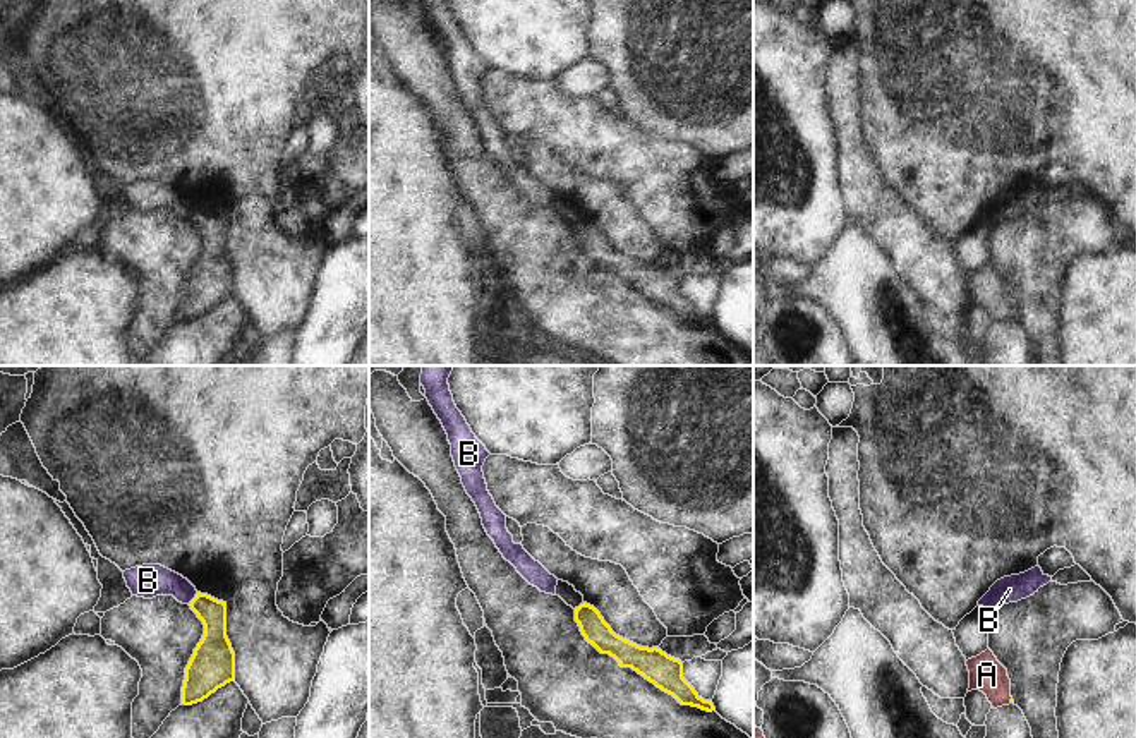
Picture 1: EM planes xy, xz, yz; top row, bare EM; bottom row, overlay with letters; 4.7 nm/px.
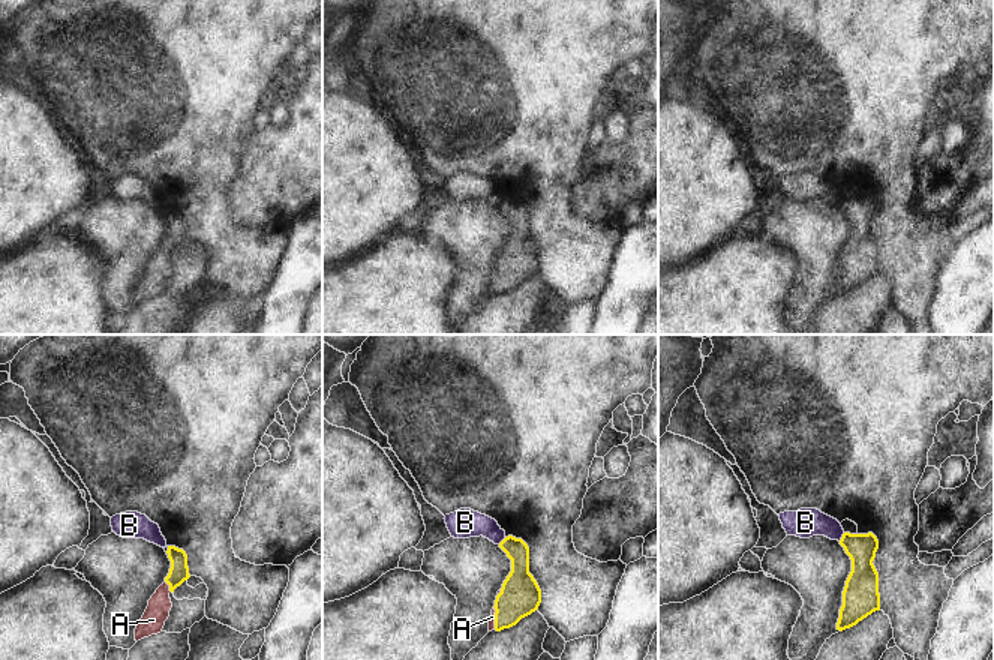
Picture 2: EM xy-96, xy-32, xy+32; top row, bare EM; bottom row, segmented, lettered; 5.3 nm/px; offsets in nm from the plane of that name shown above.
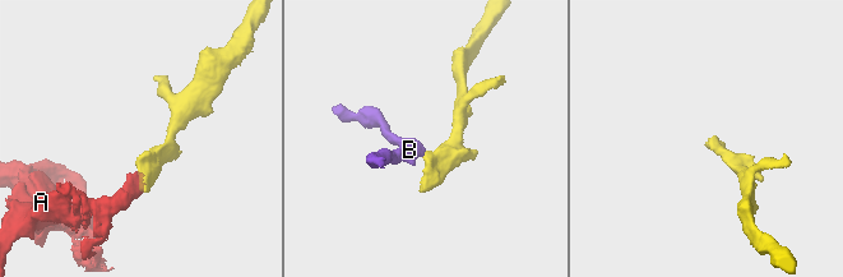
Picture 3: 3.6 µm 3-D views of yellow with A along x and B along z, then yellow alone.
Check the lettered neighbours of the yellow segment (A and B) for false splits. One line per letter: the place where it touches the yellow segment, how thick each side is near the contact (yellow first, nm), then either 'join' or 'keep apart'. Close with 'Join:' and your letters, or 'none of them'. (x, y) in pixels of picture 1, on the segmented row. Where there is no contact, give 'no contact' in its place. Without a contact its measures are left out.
A: meets yellow in yz at (1011, 701); 20 nm thick on the yellow side, 160 nm on the other; join
B: meets yellow in xy at (193, 599); 150 nm thick on the yellow side, 160 nm on the other; keep apart
Join: A

